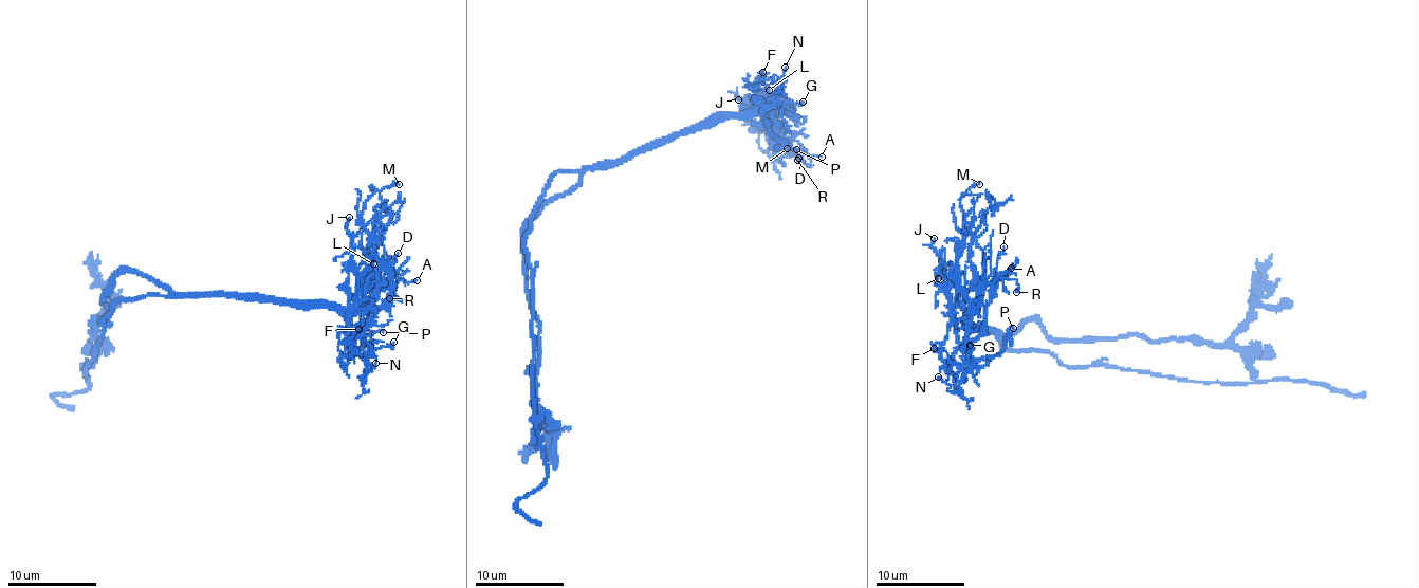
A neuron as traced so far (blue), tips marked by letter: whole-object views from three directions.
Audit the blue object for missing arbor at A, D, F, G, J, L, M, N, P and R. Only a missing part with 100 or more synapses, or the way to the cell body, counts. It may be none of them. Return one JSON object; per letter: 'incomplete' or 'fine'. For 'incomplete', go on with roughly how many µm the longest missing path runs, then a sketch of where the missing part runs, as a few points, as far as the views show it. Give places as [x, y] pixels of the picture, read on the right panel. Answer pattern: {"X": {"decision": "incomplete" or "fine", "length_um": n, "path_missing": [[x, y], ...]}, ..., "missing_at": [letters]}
{"A": {"decision": "fine"}, "D": {"decision": "fine"}, "F": {"decision": "fine"}, "G": {"decision": "fine"}, "J": {"decision": "fine"}, "L": {"decision": "fine"}, "M": {"decision": "fine"}, "N": {"decision": "fine"}, "P": {"decision": "fine"}, "R": {"decision": "fine"}, "missing_at": []}

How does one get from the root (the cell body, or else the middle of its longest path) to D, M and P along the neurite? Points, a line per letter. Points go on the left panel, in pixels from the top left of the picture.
D: (153, 295), (261, 296), (296, 305), (360, 310), (373, 297), (372, 272), (398, 253)
M: (153, 295), (261, 296), (355, 310), (378, 221), (375, 215), (365, 224), (363, 205), (399, 184)
P: (153, 295), (261, 296), (274, 301), (333, 308), (347, 322), (351, 337), (349, 356), (376, 331), (383, 332)

